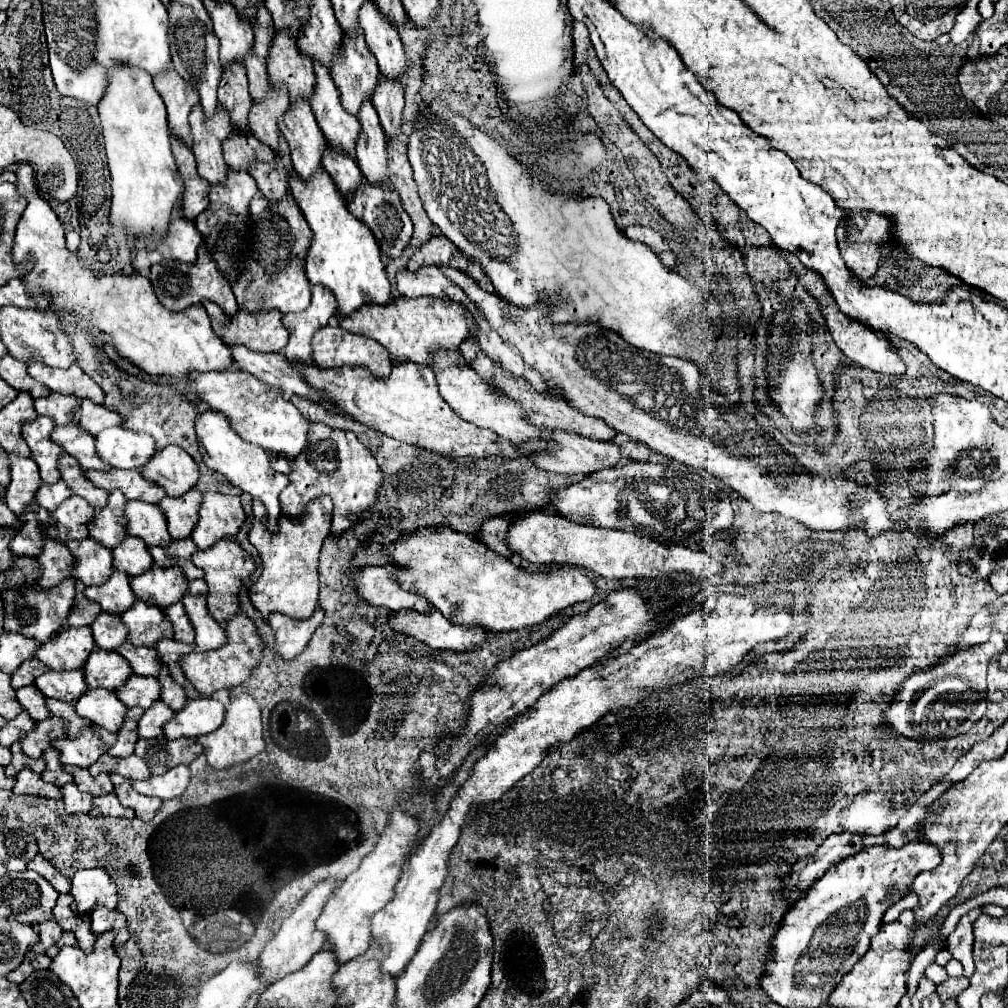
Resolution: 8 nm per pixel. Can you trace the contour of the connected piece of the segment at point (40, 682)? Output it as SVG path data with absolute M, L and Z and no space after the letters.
M71 670L71 672L47 672L41 674L35 680L35 686L47 696L47 698L57 698L61 702L75 704L81 698L81 692L87 692L85 676L81 676L81 670Z

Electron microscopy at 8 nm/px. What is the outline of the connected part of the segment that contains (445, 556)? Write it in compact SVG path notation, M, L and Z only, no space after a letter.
M419 528L409 536L397 538L393 544L385 546L383 552L393 558L395 562L395 580L405 588L425 596L441 614L445 614L453 624L469 624L469 626L483 626L485 630L501 632L501 630L521 630L531 628L535 624L545 622L559 610L591 600L595 594L593 580L571 566L561 566L549 572L525 572L517 568L507 558L485 550L475 536L459 534L451 528Z

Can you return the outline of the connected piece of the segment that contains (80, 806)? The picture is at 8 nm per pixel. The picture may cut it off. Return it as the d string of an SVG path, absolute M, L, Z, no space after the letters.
M69 782L61 788L63 792L63 802L65 802L65 810L69 814L79 814L79 812L89 812L91 804L93 804L93 796L81 792L77 788L75 782Z

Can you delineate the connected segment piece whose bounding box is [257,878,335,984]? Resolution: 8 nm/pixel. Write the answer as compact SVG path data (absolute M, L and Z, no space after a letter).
M327 878L323 882L319 882L301 902L299 906L295 908L295 912L283 920L279 932L273 936L273 940L267 942L265 950L261 952L257 964L261 966L261 978L267 980L269 984L281 980L283 976L287 976L289 972L297 972L301 970L311 958L315 952L323 950L325 946L325 932L317 932L315 928L315 920L317 916L321 914L321 908L327 904L329 896L333 894L333 888L335 888L335 880L333 878Z

